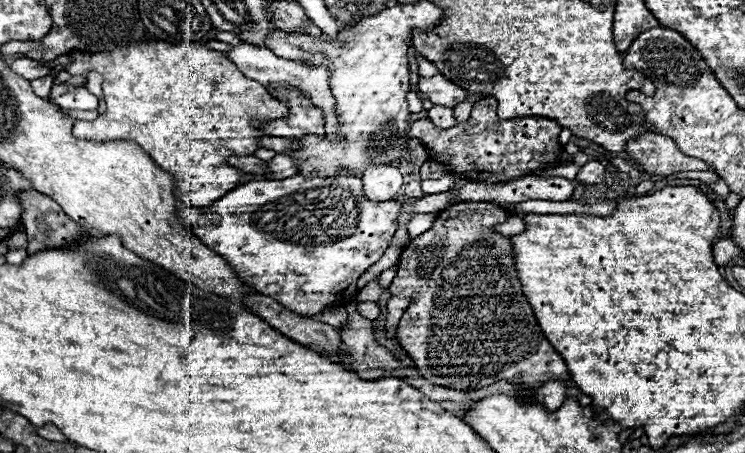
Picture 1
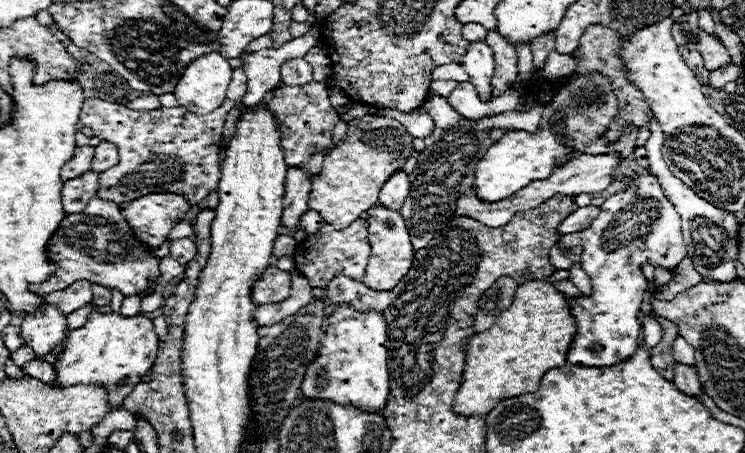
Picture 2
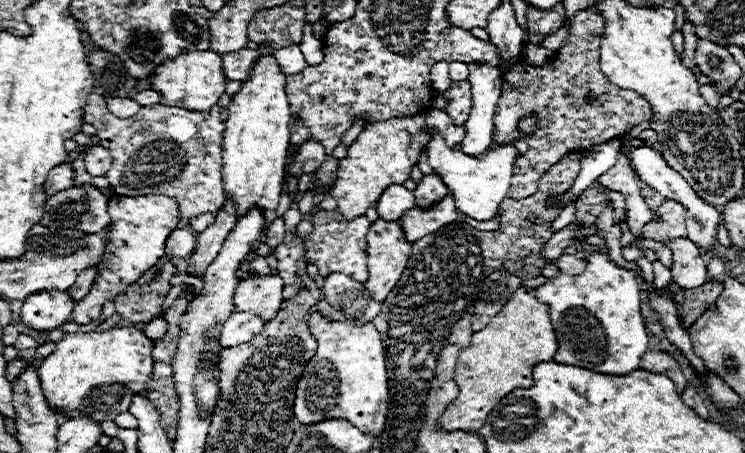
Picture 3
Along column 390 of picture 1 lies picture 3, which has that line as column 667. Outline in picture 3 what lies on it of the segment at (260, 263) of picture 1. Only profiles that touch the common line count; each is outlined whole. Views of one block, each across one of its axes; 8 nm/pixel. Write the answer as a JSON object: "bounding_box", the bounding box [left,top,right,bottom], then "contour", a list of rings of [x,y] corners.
{"bounding_box":[642,200,686,242],"contour":[[[666,200],[660,208],[658,208],[658,216],[662,218],[662,222],[648,222],[642,228],[642,236],[644,238],[654,238],[660,242],[666,242],[668,238],[682,238],[686,236],[686,218],[684,218],[684,206],[674,202],[674,200]]]}

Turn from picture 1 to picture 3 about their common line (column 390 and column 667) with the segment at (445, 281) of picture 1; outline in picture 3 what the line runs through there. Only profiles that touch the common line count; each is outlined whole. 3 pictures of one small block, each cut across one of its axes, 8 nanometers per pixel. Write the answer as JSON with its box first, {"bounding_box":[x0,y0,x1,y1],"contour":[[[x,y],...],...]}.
{"bounding_box":[664,280,724,330],"contour":[[[670,280],[670,284],[664,288],[664,292],[670,292],[678,304],[678,316],[680,316],[680,324],[684,330],[688,330],[700,316],[704,310],[708,310],[718,296],[722,294],[724,284],[710,280],[704,286],[696,288],[696,290],[684,290],[680,288],[674,280]]]}

